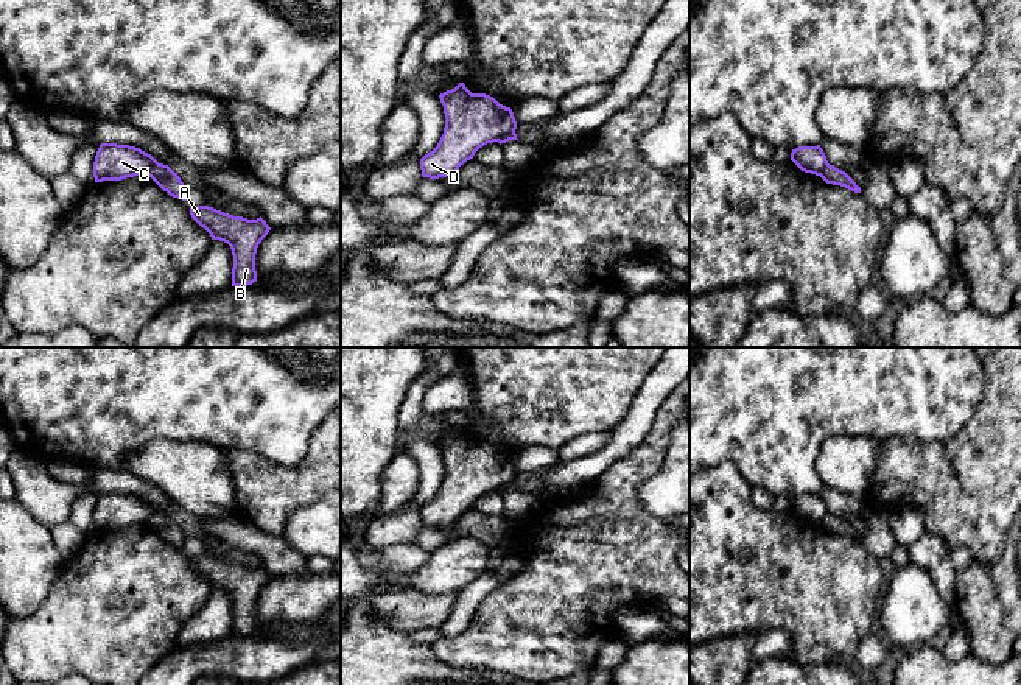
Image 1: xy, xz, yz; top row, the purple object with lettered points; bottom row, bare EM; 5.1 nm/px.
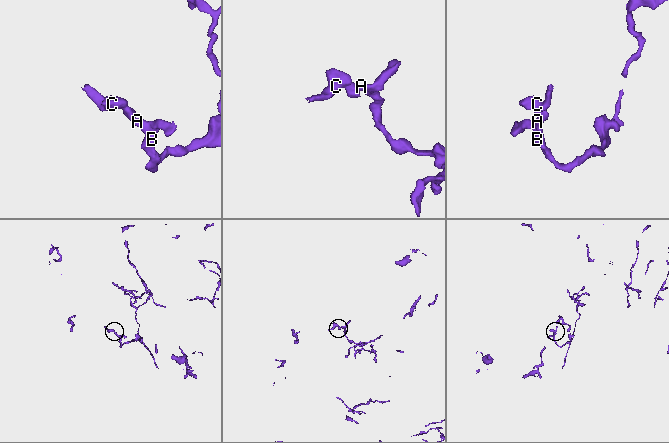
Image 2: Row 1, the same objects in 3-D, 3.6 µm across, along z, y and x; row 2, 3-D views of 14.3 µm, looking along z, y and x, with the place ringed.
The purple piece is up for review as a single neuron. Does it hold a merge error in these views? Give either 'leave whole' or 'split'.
split

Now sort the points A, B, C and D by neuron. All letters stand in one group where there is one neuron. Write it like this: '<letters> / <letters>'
A B / C D

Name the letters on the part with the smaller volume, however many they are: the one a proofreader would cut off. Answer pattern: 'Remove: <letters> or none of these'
Remove: A, B

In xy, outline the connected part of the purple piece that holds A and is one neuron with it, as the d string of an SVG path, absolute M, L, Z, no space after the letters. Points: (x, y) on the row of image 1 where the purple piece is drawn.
M209 206L190 207L191 218L204 227L212 240L224 241L233 255L232 286L247 286L257 282L255 254L271 227L260 216L247 220L233 216Z

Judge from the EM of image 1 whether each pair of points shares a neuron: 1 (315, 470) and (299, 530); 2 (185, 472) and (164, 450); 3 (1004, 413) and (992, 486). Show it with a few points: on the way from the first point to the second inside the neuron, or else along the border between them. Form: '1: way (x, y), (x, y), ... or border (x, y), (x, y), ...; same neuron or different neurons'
1: border (324, 494), (299, 508), (290, 517), (285, 539); different neurons
2: way (181, 467), (168, 455); same neuron
3: way (1004, 432), (1004, 452), (992, 467); same neuron

